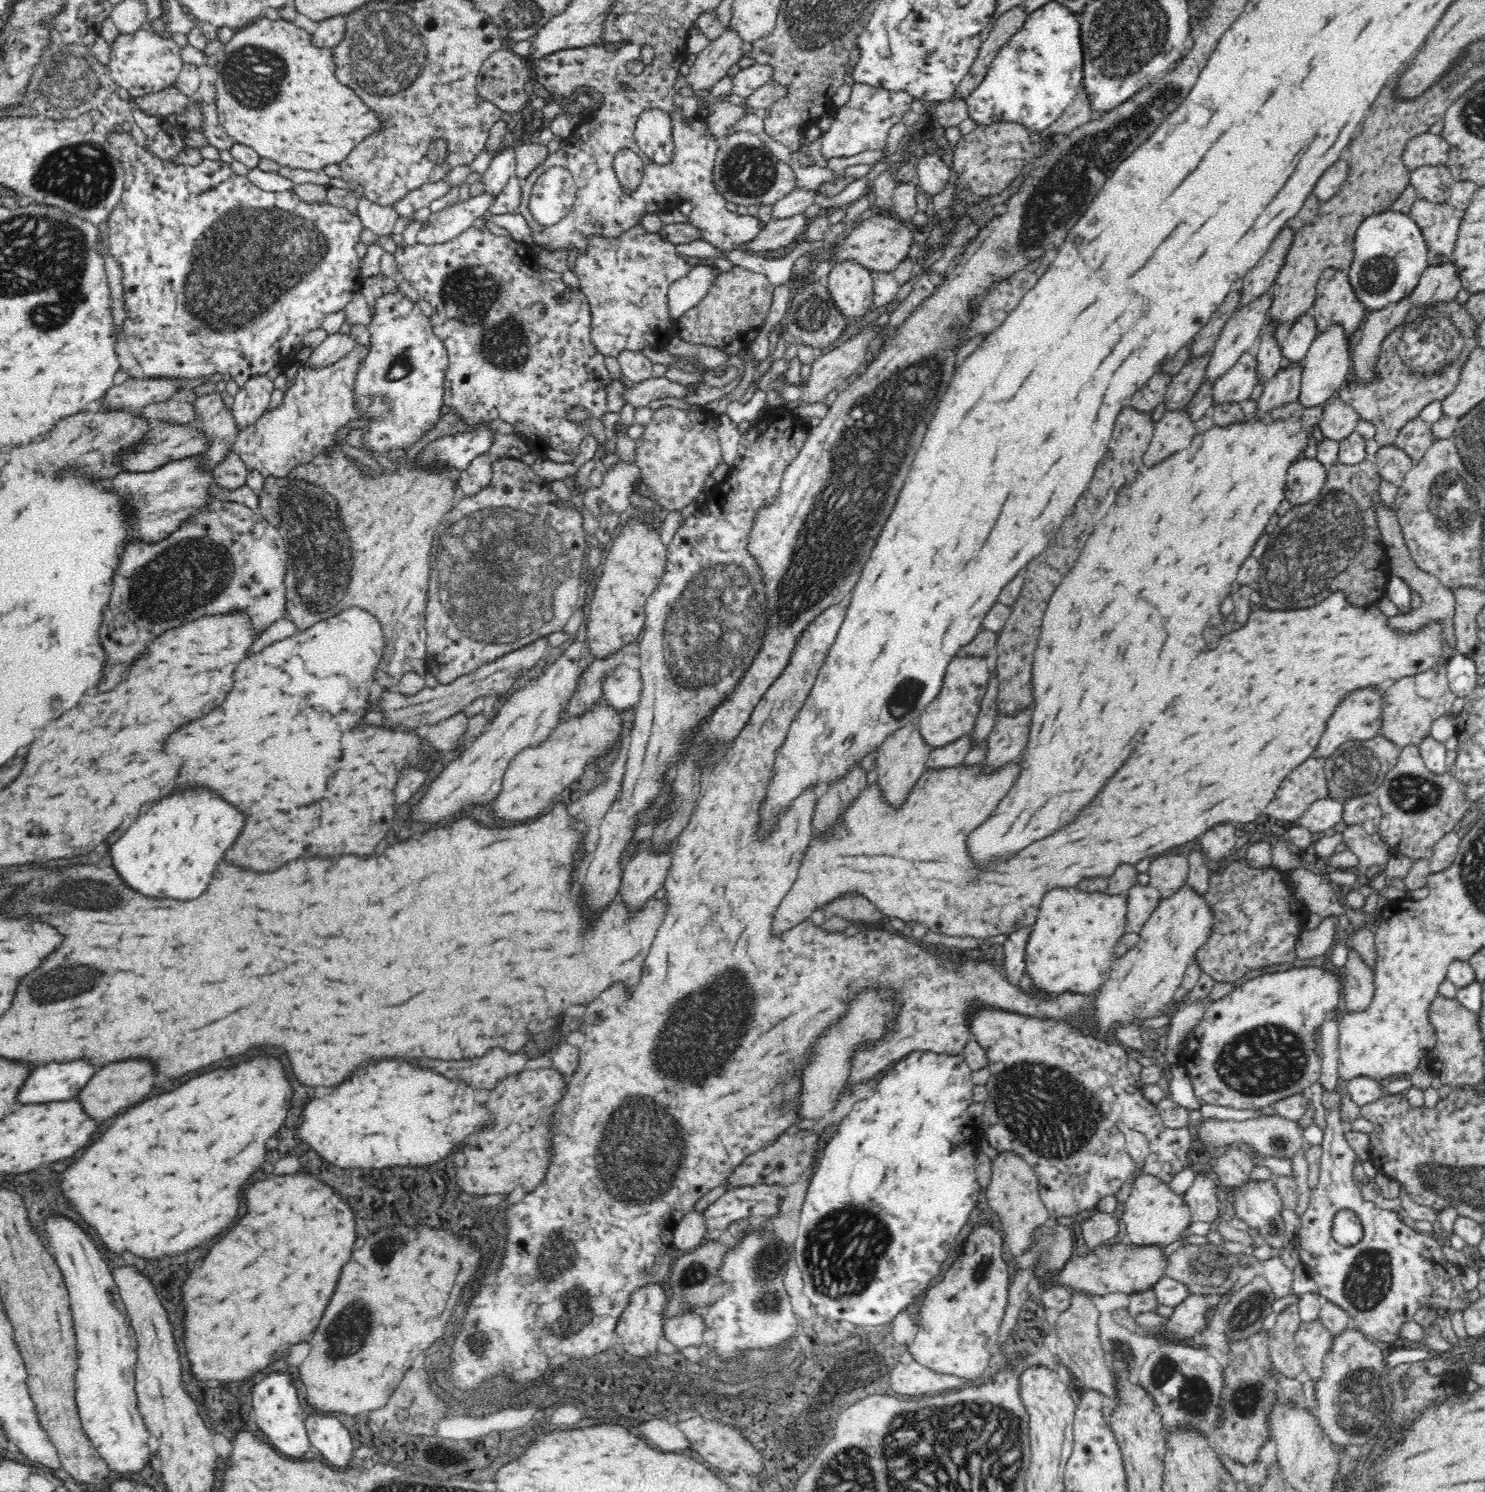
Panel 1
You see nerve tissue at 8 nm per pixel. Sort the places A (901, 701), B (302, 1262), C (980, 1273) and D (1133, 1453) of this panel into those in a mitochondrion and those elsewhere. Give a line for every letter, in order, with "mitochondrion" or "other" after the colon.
A: mitochondrion
B: other
C: mitochondrion
D: other

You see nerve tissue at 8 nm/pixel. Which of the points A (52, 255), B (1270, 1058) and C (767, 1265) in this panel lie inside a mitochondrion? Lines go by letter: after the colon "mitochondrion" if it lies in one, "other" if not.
A: mitochondrion
B: mitochondrion
C: mitochondrion

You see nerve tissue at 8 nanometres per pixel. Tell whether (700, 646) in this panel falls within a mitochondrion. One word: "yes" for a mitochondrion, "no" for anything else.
yes

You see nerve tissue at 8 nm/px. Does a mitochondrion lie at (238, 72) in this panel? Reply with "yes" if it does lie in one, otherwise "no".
yes

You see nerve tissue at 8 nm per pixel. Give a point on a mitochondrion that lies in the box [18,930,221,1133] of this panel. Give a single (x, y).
(50, 988)

